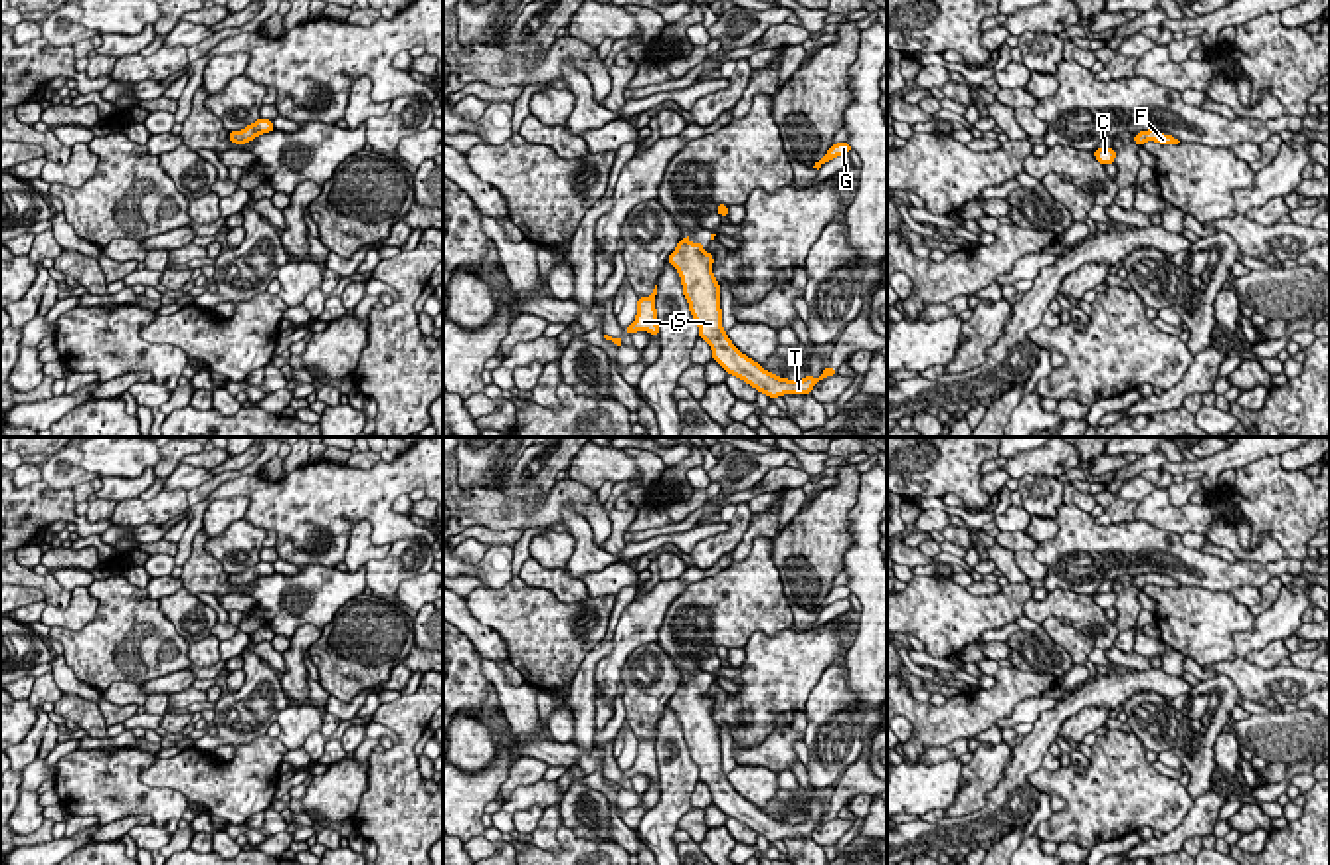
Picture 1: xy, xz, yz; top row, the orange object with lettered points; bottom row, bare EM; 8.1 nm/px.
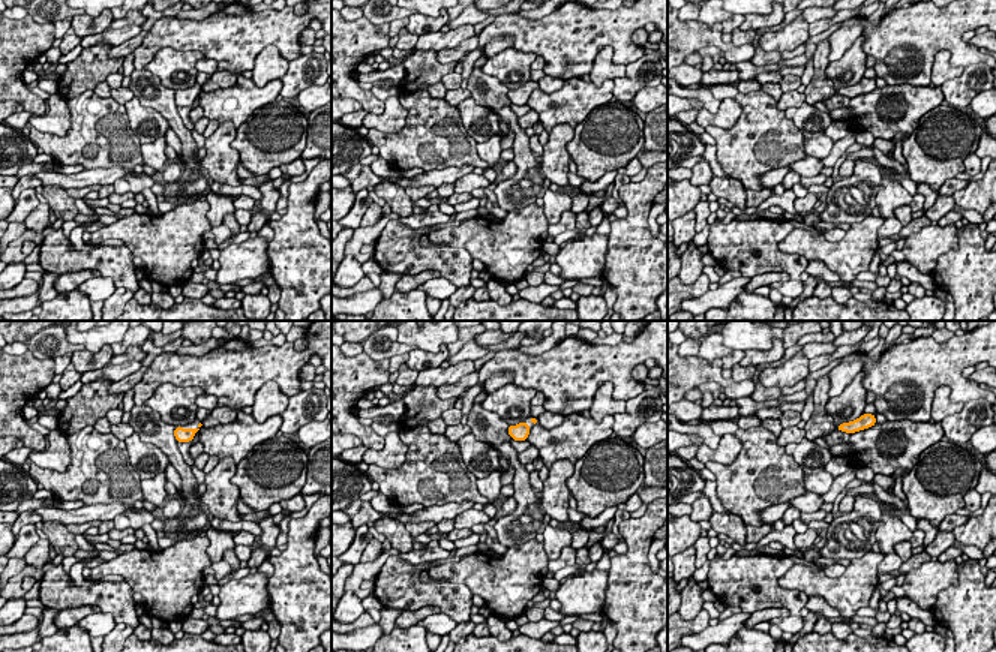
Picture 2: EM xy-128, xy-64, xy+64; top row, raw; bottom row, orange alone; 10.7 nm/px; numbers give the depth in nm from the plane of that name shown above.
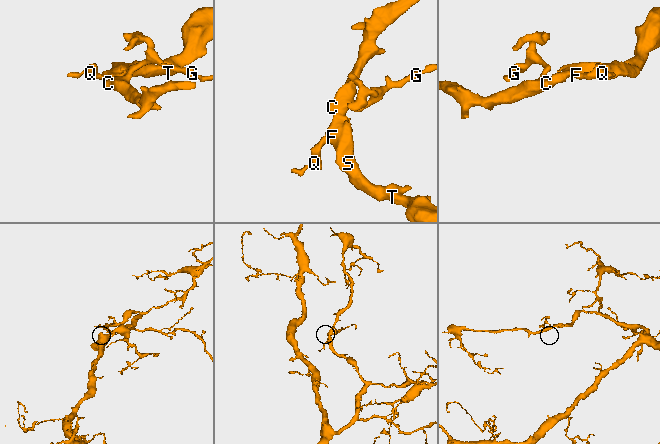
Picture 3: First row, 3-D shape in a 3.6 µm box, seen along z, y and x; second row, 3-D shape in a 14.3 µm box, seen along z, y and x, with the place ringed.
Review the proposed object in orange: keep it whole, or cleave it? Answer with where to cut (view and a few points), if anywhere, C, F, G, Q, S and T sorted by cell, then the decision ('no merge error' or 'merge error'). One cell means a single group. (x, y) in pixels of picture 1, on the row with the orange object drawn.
no cut; C F G Q S T; no merge error

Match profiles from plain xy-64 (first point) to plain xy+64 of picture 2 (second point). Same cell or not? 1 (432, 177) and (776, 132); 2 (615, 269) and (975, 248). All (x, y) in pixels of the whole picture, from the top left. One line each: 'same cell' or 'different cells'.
1: different cells
2: same cell

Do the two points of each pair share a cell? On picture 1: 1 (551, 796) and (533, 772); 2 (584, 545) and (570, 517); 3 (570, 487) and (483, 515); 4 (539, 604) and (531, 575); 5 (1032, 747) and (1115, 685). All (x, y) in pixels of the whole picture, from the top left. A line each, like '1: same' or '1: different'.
1: different
2: same
3: same
4: different
5: same

